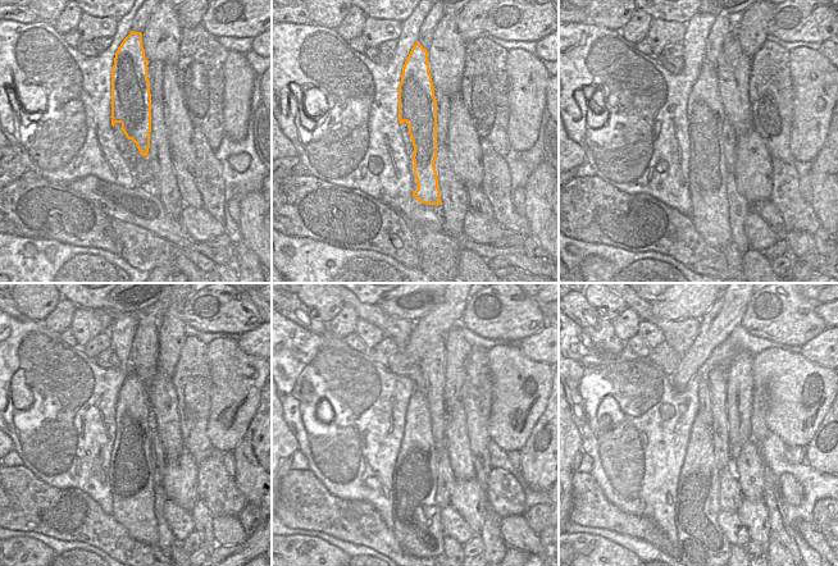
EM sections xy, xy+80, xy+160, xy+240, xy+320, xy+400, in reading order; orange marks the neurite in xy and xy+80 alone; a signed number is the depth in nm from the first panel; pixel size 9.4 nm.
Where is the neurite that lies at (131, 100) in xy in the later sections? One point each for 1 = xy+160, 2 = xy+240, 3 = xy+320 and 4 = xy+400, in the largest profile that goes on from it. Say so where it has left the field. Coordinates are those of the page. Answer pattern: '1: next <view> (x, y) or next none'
1: next xy+160 (714, 168)
2: next xy+240 (139, 430)
3: next xy+320 (424, 461)
4: next xy+400 (710, 488)

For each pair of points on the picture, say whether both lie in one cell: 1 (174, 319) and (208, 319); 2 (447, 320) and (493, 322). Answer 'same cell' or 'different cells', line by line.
1: different cells
2: different cells

